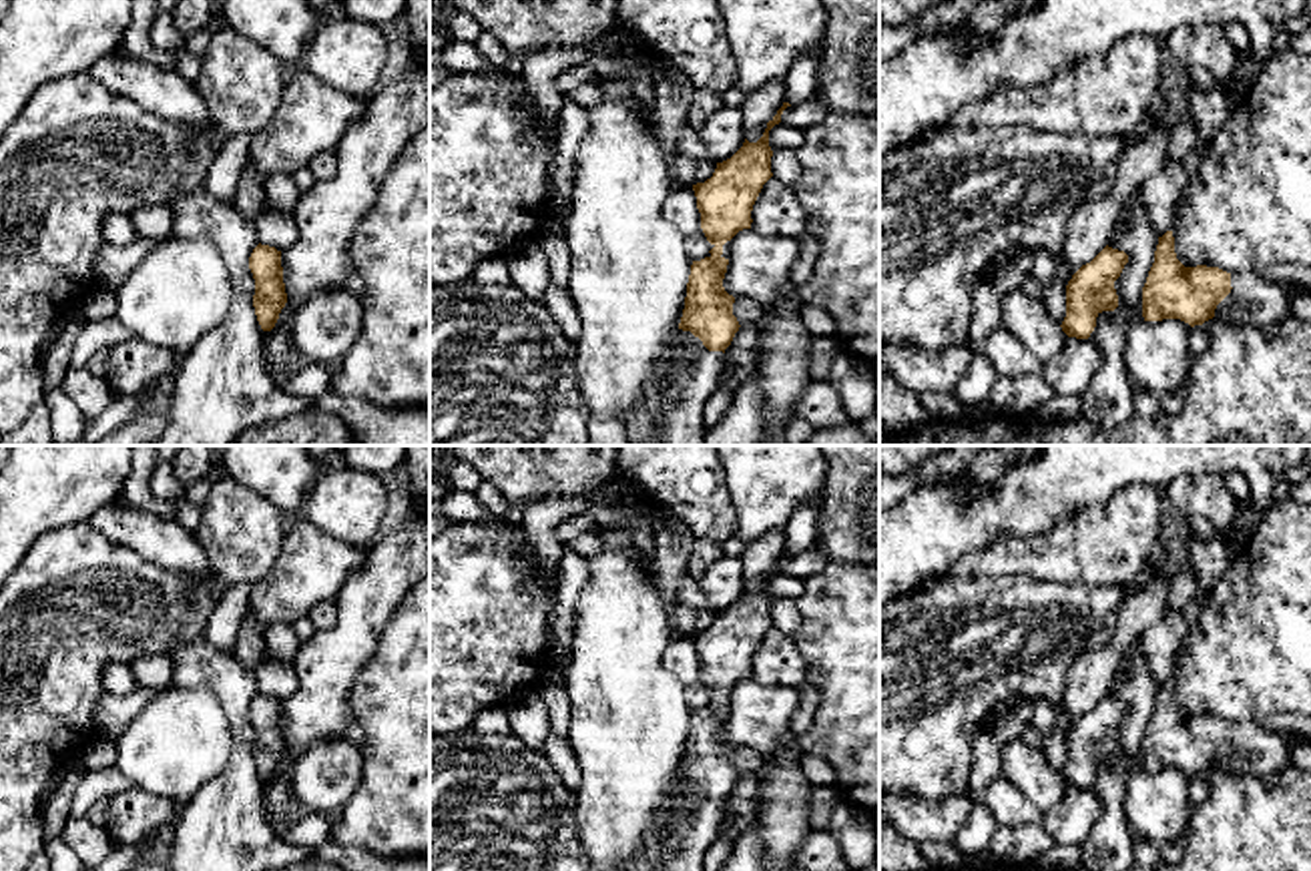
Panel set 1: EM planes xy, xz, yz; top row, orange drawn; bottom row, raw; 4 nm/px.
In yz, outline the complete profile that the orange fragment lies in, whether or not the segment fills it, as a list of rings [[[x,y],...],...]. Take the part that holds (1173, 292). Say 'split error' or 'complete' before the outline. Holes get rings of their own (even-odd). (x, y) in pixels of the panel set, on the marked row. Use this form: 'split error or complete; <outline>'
split error; [[[1172,231],[1158,237],[1154,263],[1142,287],[1144,321],[1181,319],[1191,327],[1217,317],[1225,323],[1273,331],[1293,319],[1287,283],[1219,267],[1185,267]]]

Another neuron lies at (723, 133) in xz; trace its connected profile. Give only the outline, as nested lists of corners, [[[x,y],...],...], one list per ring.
[[[723,106],[703,122],[703,138],[713,163],[731,159],[745,142],[745,122],[739,108]]]

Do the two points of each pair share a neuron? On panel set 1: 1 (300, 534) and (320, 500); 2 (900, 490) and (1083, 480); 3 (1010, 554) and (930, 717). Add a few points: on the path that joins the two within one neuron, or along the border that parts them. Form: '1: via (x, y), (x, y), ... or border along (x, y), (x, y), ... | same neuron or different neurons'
1: border along (300, 514), (336, 538), (350, 542) | different neurons
2: border along (918, 486), (900, 504) | different neurons
3: border along (956, 576), (1030, 574), (1049, 581) | different neurons

